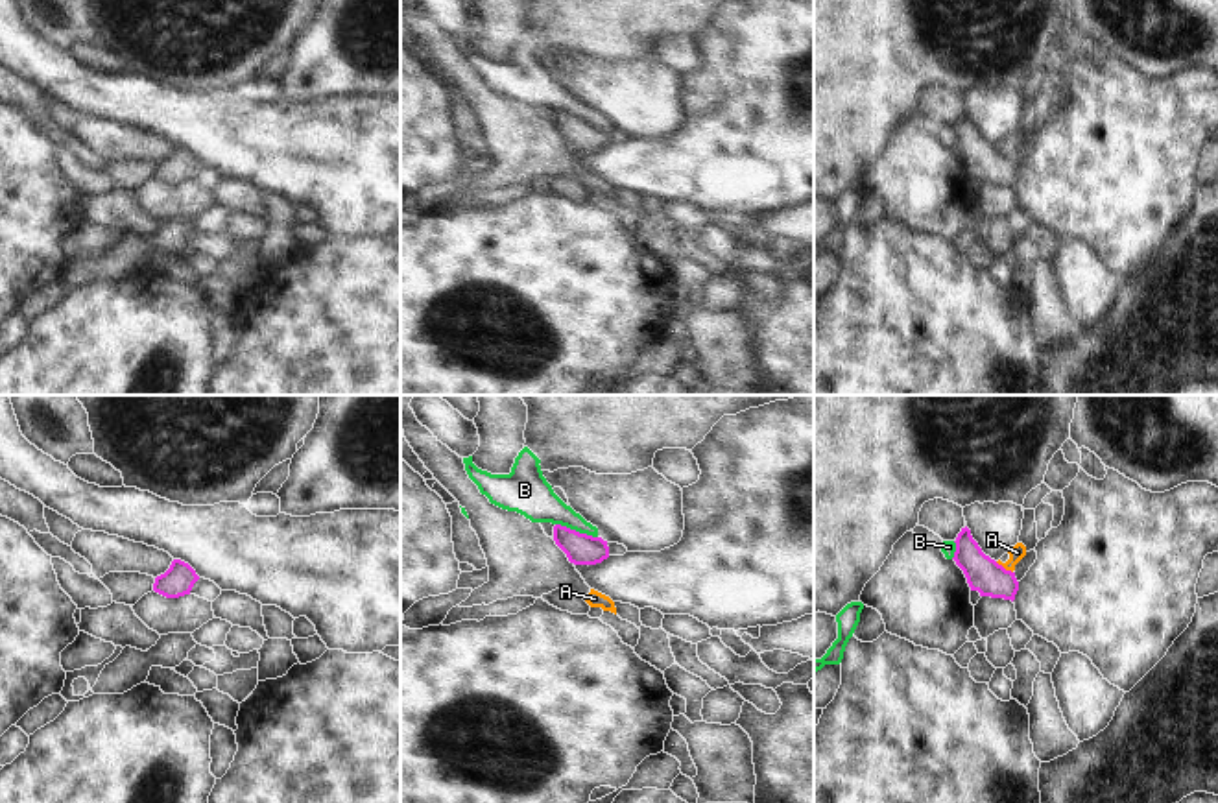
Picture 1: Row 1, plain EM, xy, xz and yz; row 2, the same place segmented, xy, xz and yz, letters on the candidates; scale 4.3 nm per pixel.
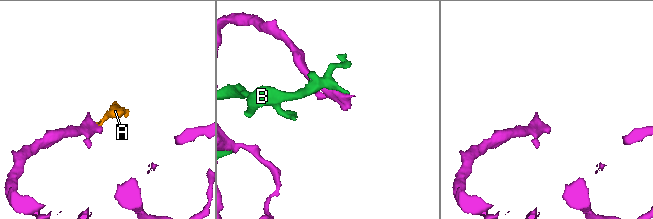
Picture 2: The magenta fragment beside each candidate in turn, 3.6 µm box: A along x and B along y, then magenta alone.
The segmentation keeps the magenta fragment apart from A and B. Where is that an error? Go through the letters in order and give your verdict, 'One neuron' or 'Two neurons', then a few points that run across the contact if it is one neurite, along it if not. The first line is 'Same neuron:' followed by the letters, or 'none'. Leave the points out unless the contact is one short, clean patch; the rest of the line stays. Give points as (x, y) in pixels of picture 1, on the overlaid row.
Same neuron: none
A: Two neurons. Line: yz (995, 562), (1012, 573)
B: Two neurons

